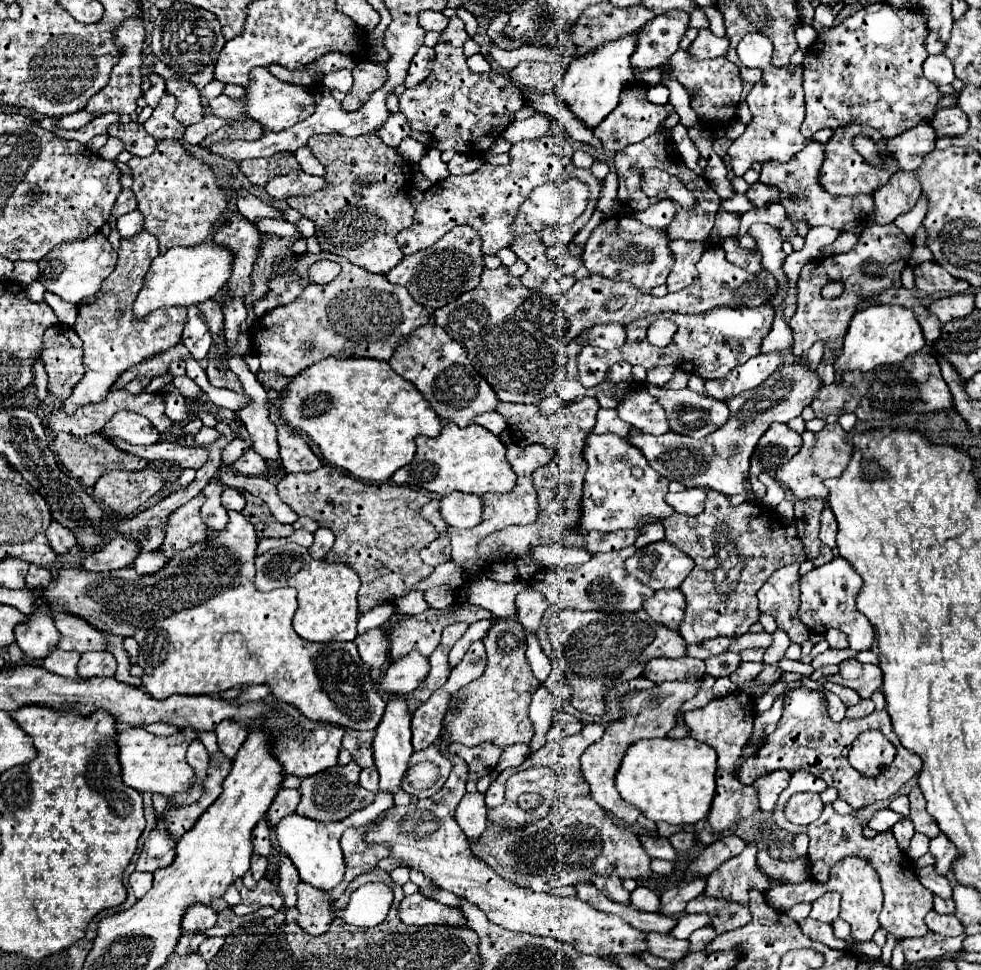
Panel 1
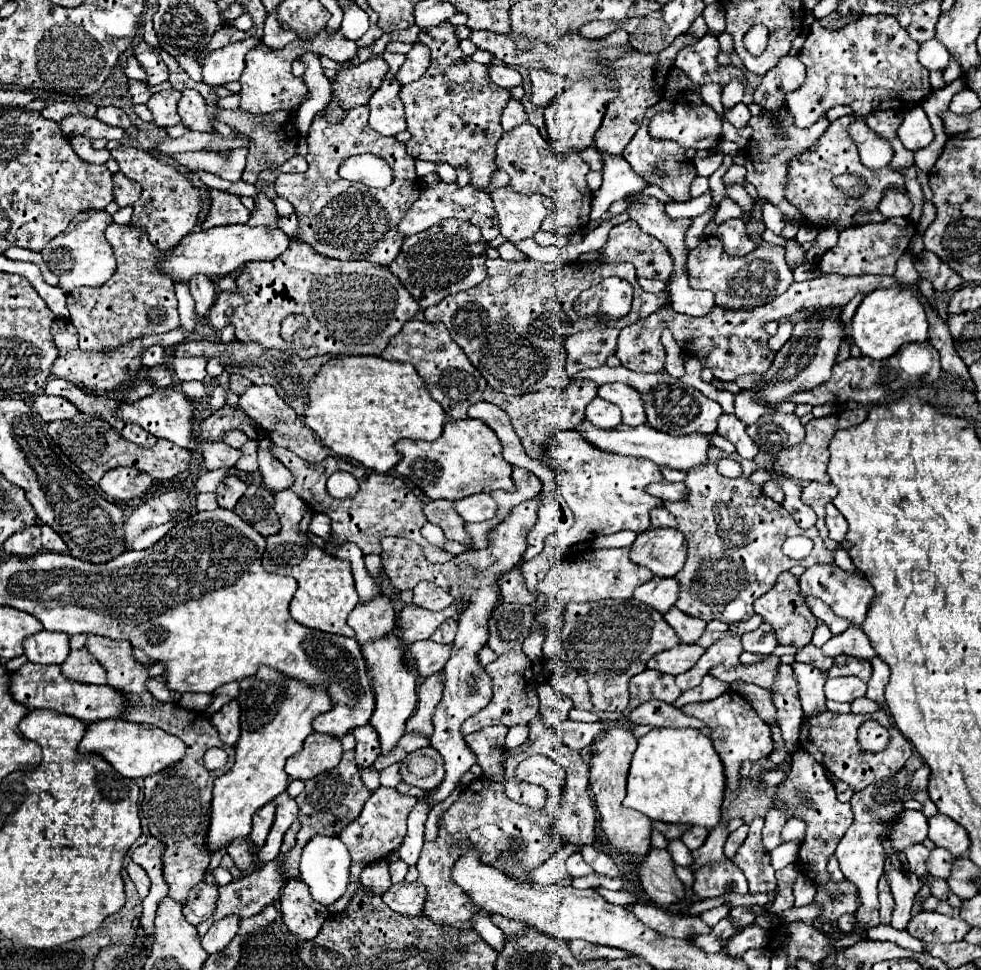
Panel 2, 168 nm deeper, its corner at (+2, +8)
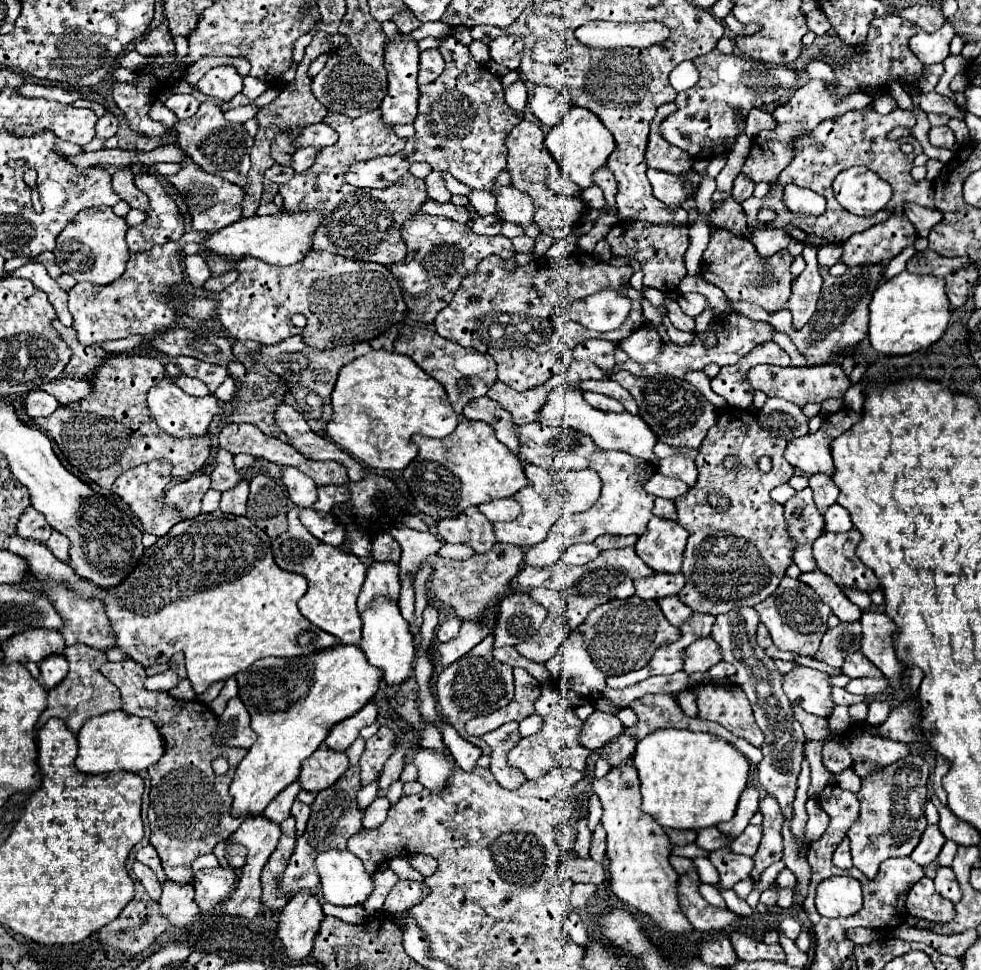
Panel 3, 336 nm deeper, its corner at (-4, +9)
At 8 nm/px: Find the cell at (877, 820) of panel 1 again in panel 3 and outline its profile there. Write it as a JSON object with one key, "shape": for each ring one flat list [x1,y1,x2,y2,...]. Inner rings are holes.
{"shape":[[929,824,921,836,921,842,917,844,917,848,911,852,911,860,917,862,919,866,925,866,925,864,931,864,937,854,941,852,941,846,945,844,945,836,941,834,939,826,935,824]]}

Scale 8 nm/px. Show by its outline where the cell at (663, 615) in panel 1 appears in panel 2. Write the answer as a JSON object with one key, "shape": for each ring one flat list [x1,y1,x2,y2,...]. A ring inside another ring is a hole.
{"shape":[[653,577,647,583,639,585,633,597,661,613,671,609,679,597,679,583,673,577]]}

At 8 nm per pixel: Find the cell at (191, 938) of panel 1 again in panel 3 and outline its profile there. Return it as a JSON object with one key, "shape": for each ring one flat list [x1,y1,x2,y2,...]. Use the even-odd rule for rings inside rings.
{"shape":[[225,868,213,870,199,870,193,878,195,900,201,910,213,910,217,904,227,900,235,886,235,872]]}

